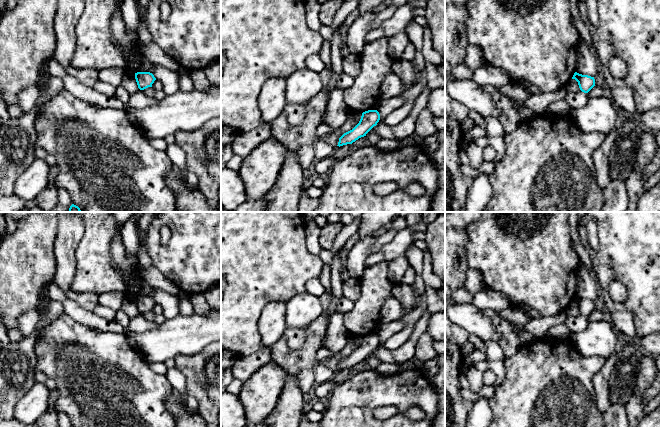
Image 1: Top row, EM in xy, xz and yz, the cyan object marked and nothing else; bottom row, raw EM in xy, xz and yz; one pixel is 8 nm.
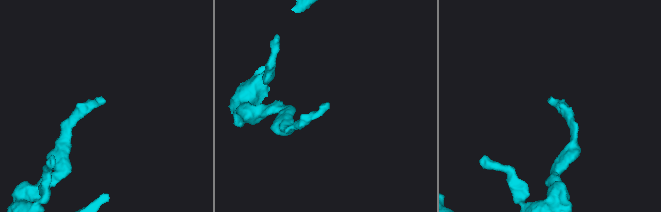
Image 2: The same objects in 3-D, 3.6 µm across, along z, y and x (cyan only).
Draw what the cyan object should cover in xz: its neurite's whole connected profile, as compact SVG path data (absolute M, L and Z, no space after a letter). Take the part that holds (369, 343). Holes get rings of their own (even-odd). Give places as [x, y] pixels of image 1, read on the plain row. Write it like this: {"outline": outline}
{"outline": "M368 334L362 337L359 347L350 355L344 357L340 362L337 370L352 368L377 349L380 344L380 338L377 334Z"}

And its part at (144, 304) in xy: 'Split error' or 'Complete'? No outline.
Complete

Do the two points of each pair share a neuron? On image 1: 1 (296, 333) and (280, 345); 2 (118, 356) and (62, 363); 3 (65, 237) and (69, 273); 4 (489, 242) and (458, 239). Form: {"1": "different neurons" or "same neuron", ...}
{"1": "different neurons", "2": "same neuron", "3": "same neuron", "4": "different neurons"}

